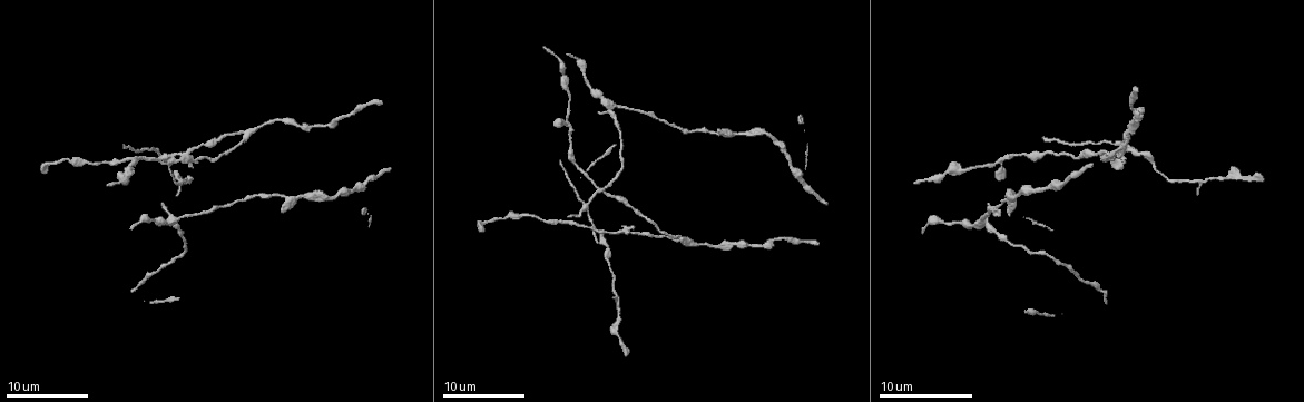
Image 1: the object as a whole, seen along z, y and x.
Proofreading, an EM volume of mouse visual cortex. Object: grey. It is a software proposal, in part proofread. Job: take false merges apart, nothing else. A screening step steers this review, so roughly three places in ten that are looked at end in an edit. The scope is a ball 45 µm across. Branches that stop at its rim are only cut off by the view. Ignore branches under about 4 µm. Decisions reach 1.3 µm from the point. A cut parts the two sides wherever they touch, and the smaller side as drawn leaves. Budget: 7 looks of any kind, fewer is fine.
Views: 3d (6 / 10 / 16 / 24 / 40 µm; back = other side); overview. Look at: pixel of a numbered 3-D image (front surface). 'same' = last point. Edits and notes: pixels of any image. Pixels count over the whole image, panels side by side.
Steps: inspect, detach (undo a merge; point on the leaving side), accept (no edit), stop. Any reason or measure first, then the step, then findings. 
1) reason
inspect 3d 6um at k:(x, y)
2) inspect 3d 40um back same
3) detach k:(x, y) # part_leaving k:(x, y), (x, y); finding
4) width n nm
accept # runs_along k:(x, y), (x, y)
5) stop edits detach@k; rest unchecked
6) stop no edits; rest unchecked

four arms meet
inspect 3d 16um at 1:(612, 108)

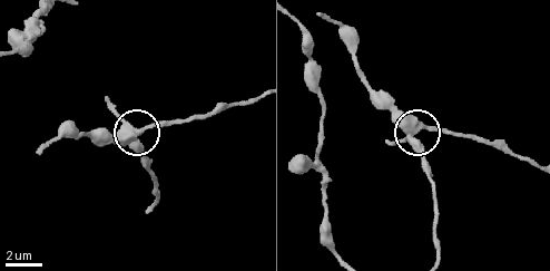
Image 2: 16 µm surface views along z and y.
detach 2:(140, 148) # part_leaving 2:(409, 139), (435, 192), (435, 251); a second cell is stuck on

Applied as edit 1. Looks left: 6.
inspect overview

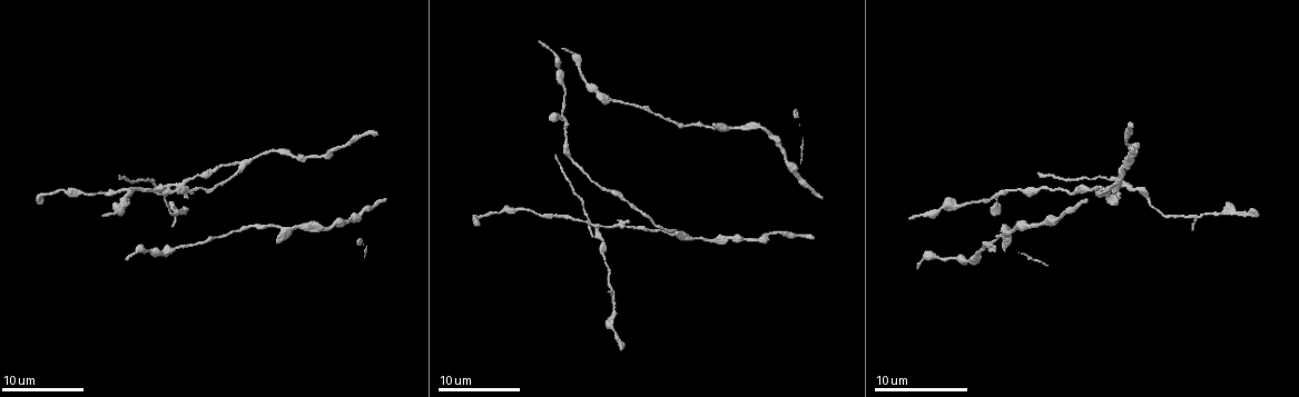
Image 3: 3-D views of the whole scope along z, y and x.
a fork
inspect 3d 16um at 3:(162, 185)

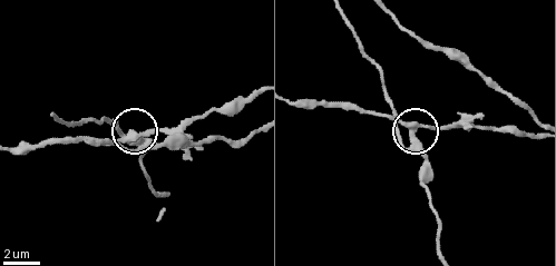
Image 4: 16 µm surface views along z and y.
closer look
inspect 3d 6um at 4:(130, 130)

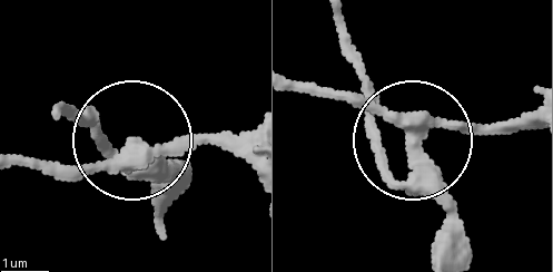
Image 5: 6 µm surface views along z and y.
arms 3
detach 5:(164, 167) # part_leaving 5:(131, 146), (167, 186), (159, 219); a second cell is stuck on

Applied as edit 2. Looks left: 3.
inspect overview

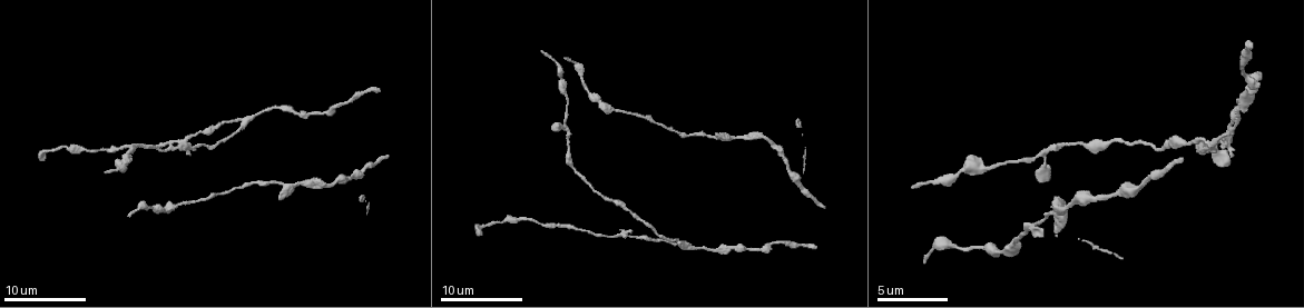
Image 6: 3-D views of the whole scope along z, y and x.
inspect 3d 10um at 6:(189, 148)

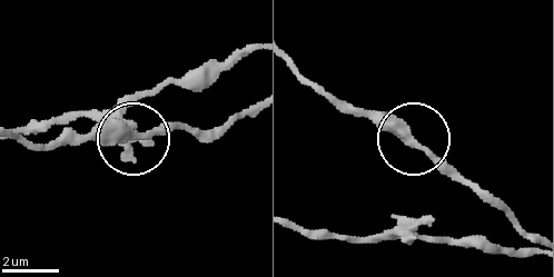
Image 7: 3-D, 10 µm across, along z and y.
accept # runs_along 7:(16, 135), (45, 147), (66, 140), (145, 140), (178, 126); continuous, no second cell

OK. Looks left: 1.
stop edits detach@2, detach@5; rest unchecked

